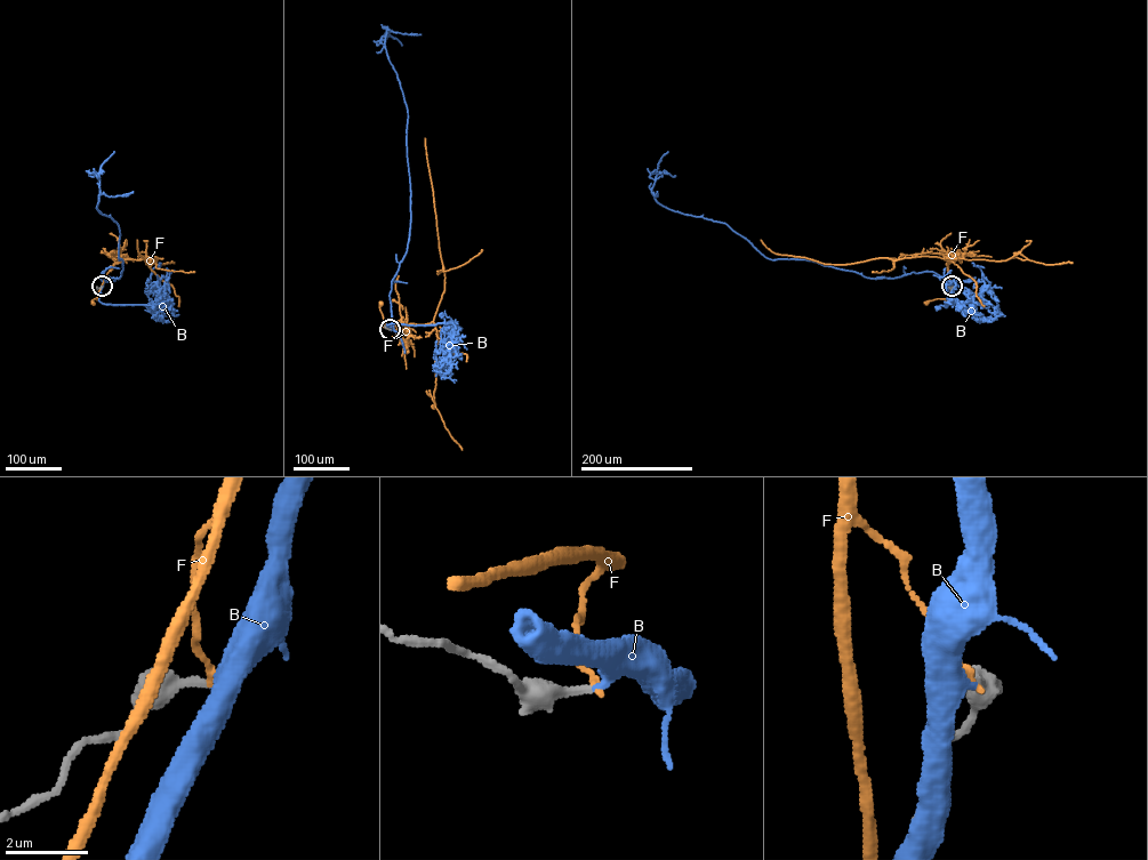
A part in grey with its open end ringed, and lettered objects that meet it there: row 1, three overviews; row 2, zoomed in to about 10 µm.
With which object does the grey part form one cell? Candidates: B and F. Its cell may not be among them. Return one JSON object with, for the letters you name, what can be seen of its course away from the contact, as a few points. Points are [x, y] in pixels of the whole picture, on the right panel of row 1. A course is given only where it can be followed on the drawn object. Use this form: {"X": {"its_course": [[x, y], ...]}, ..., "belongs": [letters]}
{"B": {"its_course": [[952, 286], [946, 307], [937, 307]]}, "belongs": ["B"]}

